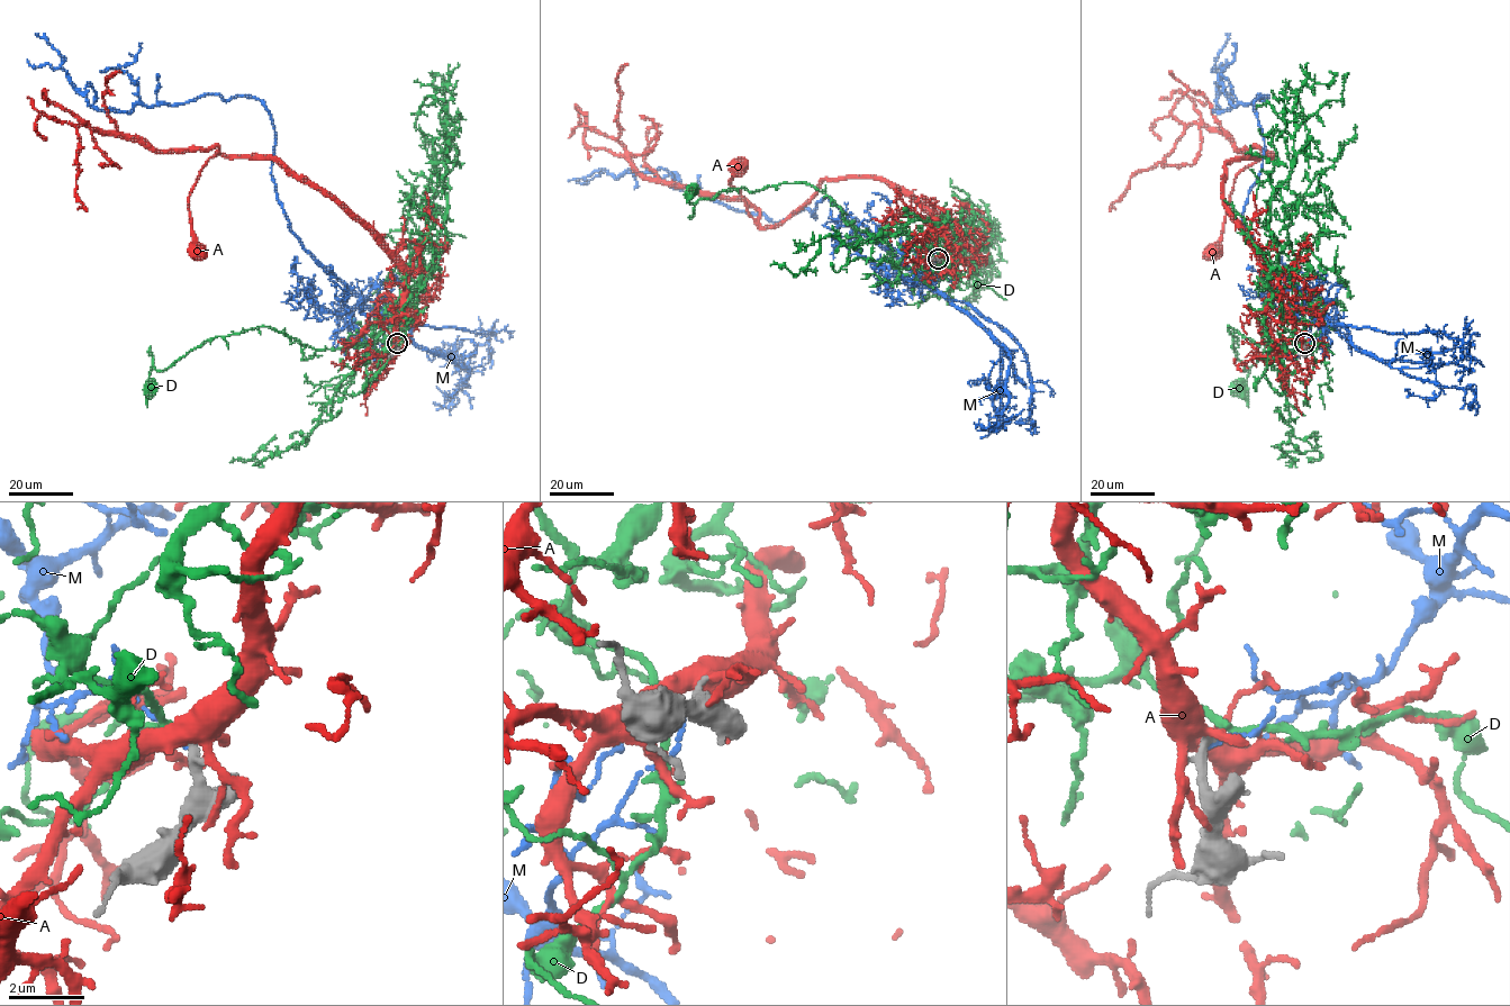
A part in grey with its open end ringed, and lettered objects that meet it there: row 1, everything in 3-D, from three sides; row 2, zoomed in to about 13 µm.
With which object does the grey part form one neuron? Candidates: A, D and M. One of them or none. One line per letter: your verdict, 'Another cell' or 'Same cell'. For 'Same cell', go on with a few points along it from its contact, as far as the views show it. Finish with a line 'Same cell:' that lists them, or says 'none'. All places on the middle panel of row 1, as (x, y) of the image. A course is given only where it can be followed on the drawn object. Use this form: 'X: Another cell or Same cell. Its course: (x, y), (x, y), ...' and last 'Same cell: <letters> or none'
A: Another cell
D: Another cell
M: Another cell
Same cell: none

